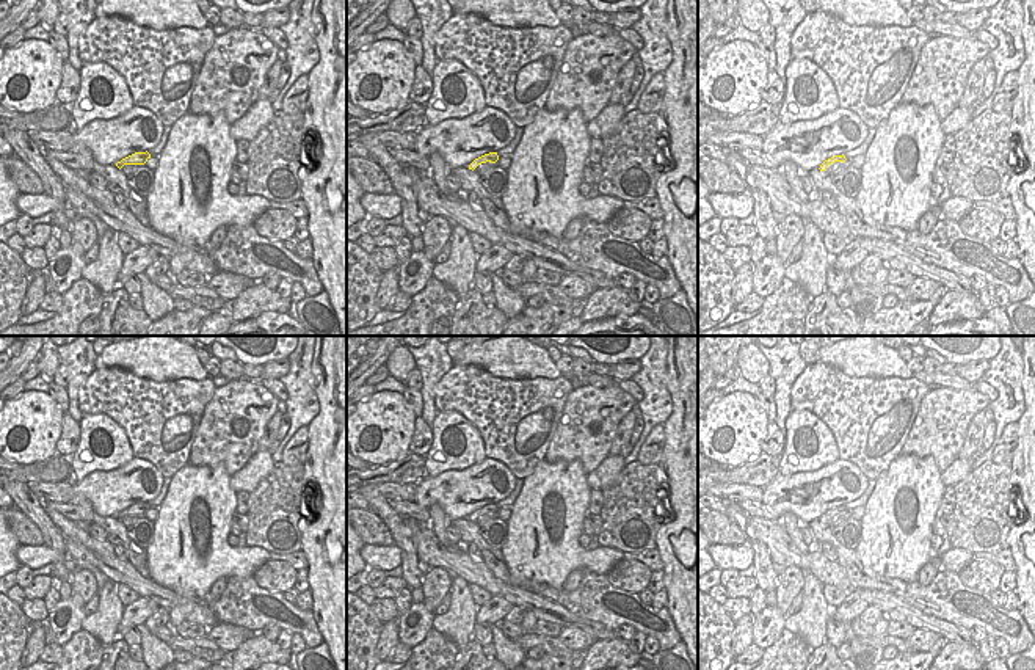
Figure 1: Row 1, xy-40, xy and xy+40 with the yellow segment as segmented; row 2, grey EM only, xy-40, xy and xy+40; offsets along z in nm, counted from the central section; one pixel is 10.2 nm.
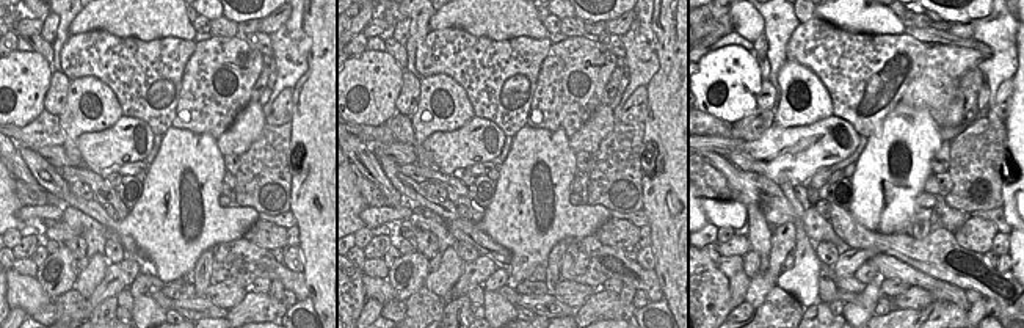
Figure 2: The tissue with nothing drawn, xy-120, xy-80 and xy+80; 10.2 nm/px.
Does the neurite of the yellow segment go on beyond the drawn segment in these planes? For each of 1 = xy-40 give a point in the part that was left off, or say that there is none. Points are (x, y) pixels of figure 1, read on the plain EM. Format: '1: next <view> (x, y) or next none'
1: next none

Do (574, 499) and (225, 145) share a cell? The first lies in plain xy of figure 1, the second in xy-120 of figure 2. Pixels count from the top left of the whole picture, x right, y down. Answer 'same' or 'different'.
different

